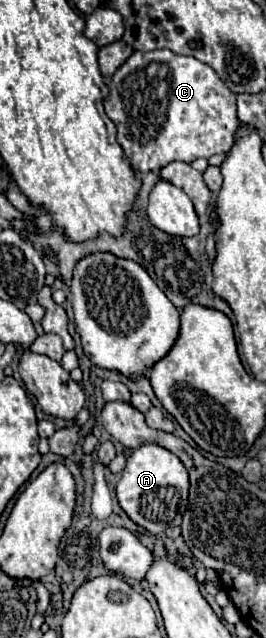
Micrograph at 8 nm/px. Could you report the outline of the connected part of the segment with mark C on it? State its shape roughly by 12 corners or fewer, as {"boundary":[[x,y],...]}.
{"boundary":[[133,52],[105,114],[135,172],[225,154],[241,122],[211,66]]}

